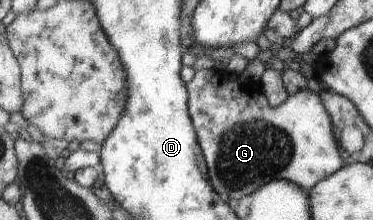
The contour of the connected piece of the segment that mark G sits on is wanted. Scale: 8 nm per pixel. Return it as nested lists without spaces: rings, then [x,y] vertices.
[[[196,70],[196,75],[185,84],[188,94],[188,111],[197,140],[202,150],[210,183],[216,193],[228,203],[240,200],[260,186],[273,180],[288,180],[311,191],[318,183],[335,174],[346,165],[339,139],[334,135],[330,114],[324,108],[318,93],[306,89],[288,96],[280,106],[272,108],[264,95],[251,83],[232,80],[220,81],[210,70]]]

